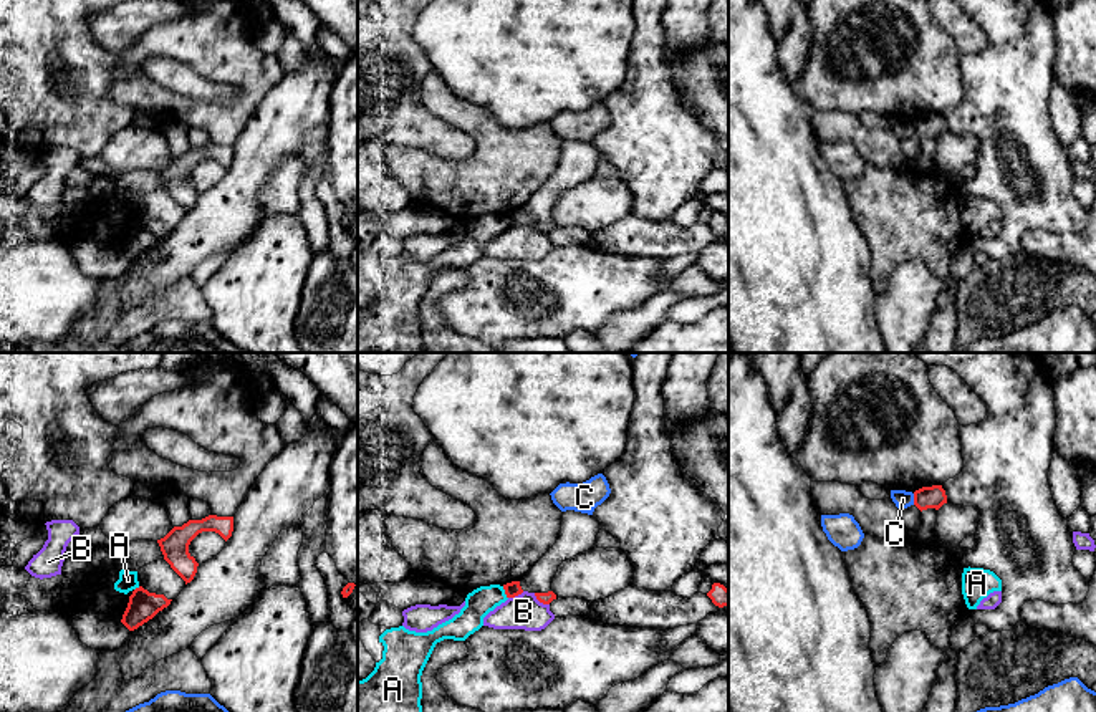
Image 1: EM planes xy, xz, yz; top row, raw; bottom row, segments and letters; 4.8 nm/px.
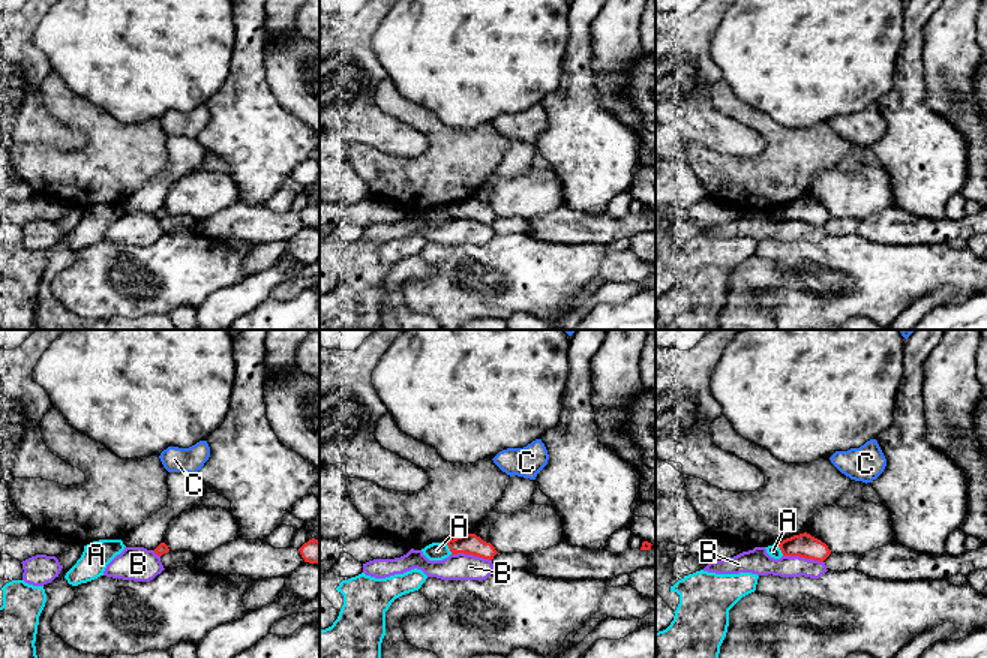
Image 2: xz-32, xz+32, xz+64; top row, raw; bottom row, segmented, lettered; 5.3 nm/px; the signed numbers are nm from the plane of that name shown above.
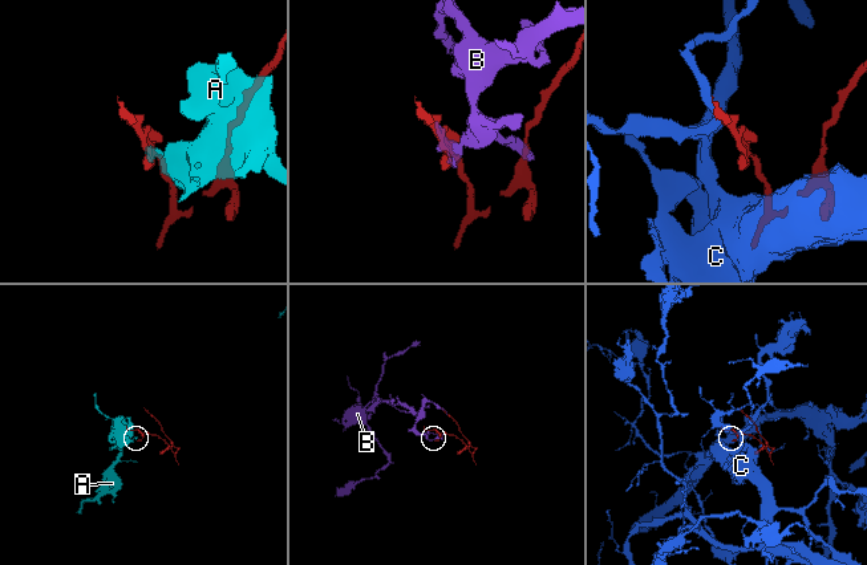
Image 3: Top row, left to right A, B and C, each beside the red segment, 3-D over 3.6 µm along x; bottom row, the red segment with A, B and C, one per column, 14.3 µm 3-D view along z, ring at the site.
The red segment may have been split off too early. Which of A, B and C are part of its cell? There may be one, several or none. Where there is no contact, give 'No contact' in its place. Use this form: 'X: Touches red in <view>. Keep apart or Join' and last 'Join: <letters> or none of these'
A: Touches red in xz. Keep apart
B: Touches red in xz. Keep apart
C: Touches red in yz. Keep apart
Join: none of these

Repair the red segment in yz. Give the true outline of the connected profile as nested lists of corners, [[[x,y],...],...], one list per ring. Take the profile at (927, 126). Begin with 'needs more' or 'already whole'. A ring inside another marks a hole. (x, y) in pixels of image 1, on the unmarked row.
already whole; [[[942,114],[922,116],[914,121],[914,134],[922,141],[927,137],[939,139],[947,132],[947,124]]]

